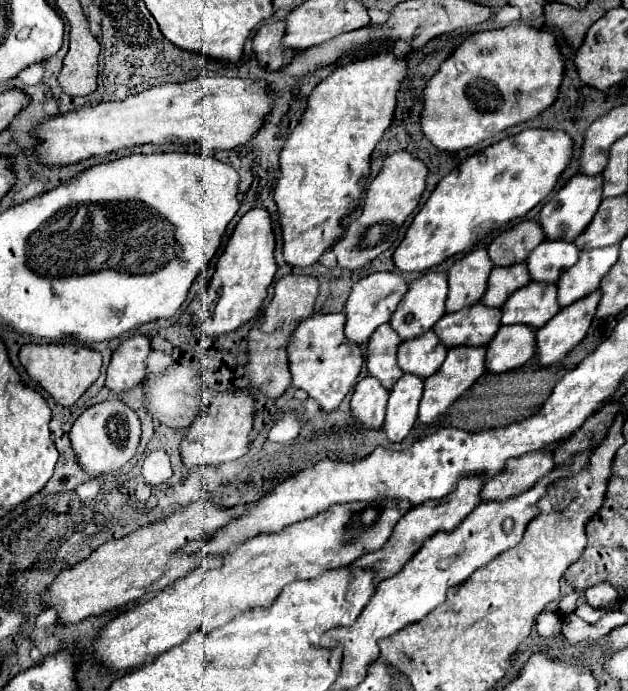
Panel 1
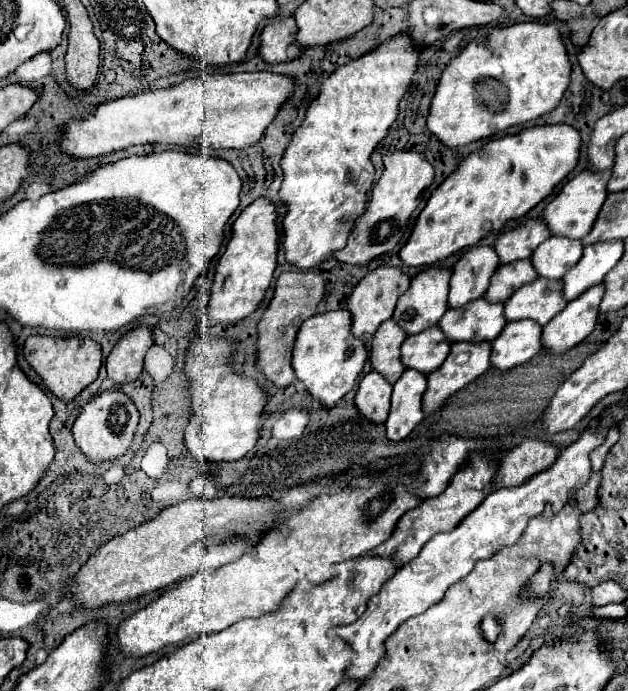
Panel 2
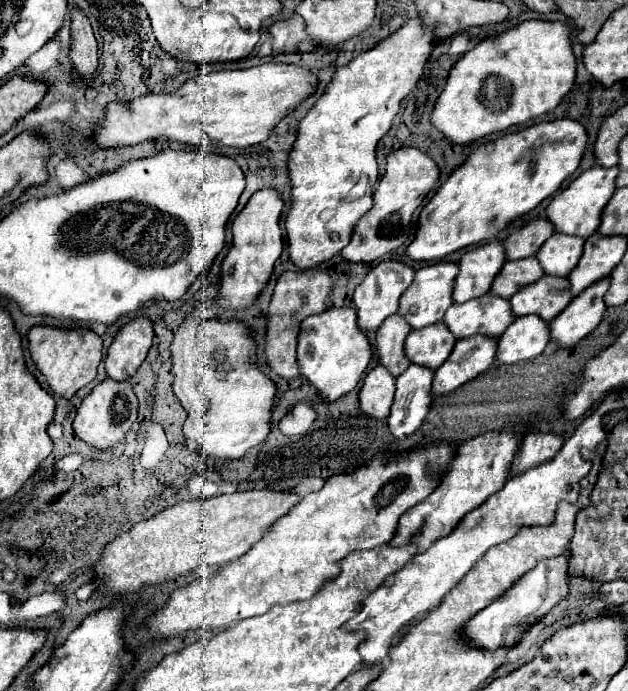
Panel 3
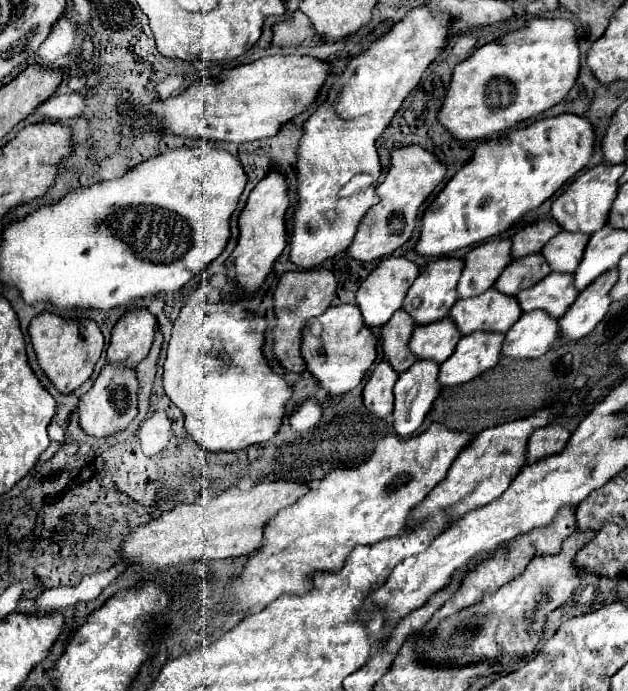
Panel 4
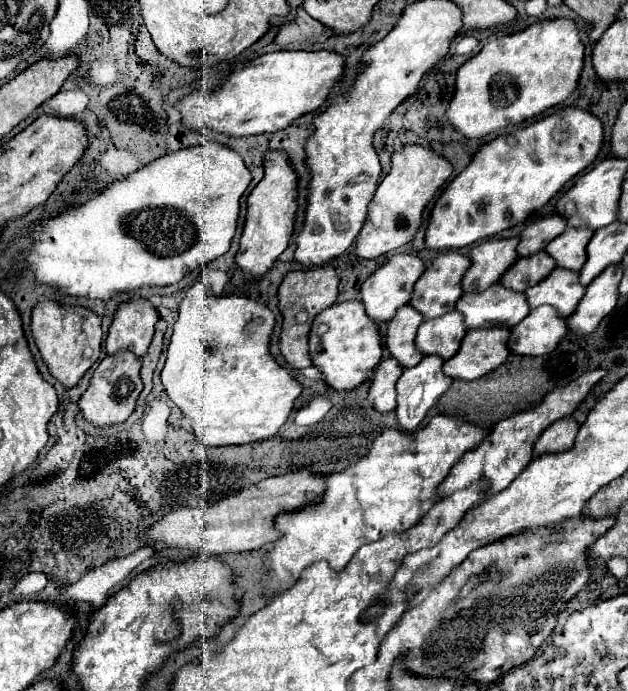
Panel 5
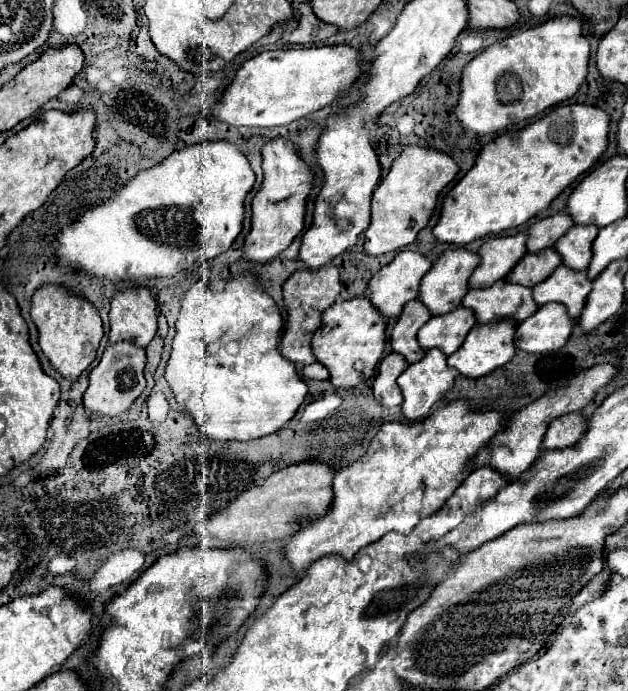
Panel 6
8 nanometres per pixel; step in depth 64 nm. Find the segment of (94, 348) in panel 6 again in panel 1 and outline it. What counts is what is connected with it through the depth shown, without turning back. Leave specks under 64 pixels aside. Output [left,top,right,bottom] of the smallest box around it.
[18,344,102,406]

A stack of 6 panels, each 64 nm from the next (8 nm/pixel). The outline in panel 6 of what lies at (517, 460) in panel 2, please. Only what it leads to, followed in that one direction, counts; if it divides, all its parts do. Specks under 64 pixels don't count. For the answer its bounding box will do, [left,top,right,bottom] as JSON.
[542,412,586,450]

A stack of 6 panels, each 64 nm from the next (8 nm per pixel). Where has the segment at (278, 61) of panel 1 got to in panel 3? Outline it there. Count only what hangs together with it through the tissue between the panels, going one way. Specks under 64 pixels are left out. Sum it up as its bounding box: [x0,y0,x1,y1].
[268,14,306,54]

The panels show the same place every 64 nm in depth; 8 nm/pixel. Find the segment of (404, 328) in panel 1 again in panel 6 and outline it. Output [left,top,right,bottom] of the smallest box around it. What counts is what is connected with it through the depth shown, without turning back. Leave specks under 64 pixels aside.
[418,248,478,316]

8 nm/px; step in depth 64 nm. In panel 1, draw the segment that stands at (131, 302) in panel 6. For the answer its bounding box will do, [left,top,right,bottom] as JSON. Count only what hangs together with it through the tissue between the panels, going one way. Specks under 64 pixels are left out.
[106,334,150,394]

